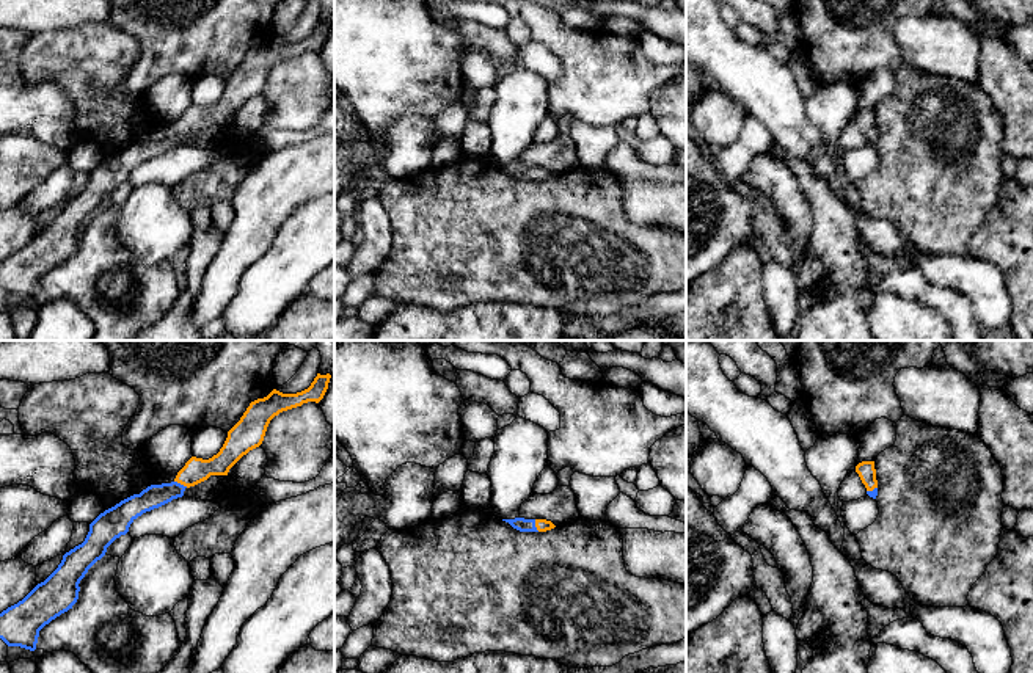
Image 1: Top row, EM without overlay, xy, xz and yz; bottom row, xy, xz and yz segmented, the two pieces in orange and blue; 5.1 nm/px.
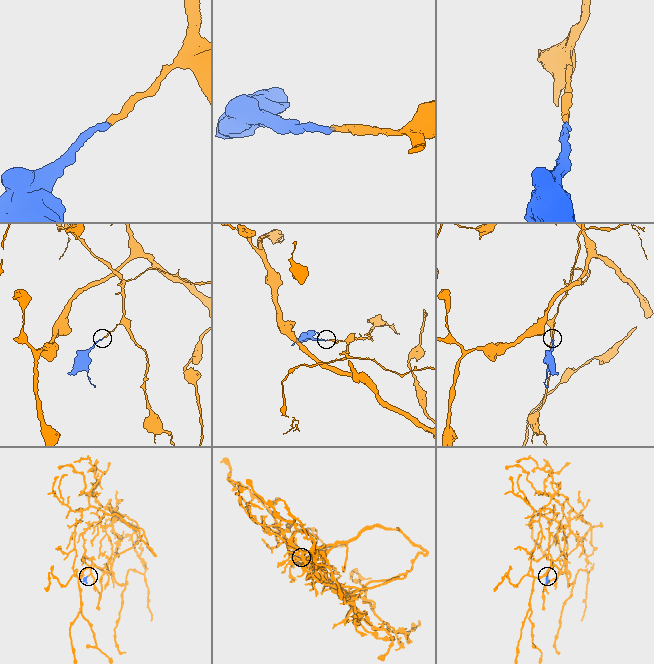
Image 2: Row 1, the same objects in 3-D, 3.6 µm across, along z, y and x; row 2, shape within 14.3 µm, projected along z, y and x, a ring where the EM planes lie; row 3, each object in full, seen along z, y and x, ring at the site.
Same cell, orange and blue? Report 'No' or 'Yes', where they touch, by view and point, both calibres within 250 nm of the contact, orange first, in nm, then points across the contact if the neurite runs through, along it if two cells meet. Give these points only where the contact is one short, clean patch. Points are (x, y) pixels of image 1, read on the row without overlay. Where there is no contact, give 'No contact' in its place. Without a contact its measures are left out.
Yes. Touches orange at xy (181, 132). Thickness 130 nm (orange) against 120 nm. Path across: xy (195, 120), (181, 132), (175, 138), (154, 145)

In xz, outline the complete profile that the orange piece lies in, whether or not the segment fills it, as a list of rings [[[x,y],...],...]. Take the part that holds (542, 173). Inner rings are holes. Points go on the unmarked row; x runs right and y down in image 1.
[[[515,166],[515,168],[502,168],[502,169],[509,171],[513,177],[520,180],[546,180],[556,176],[551,169],[546,168]]]

